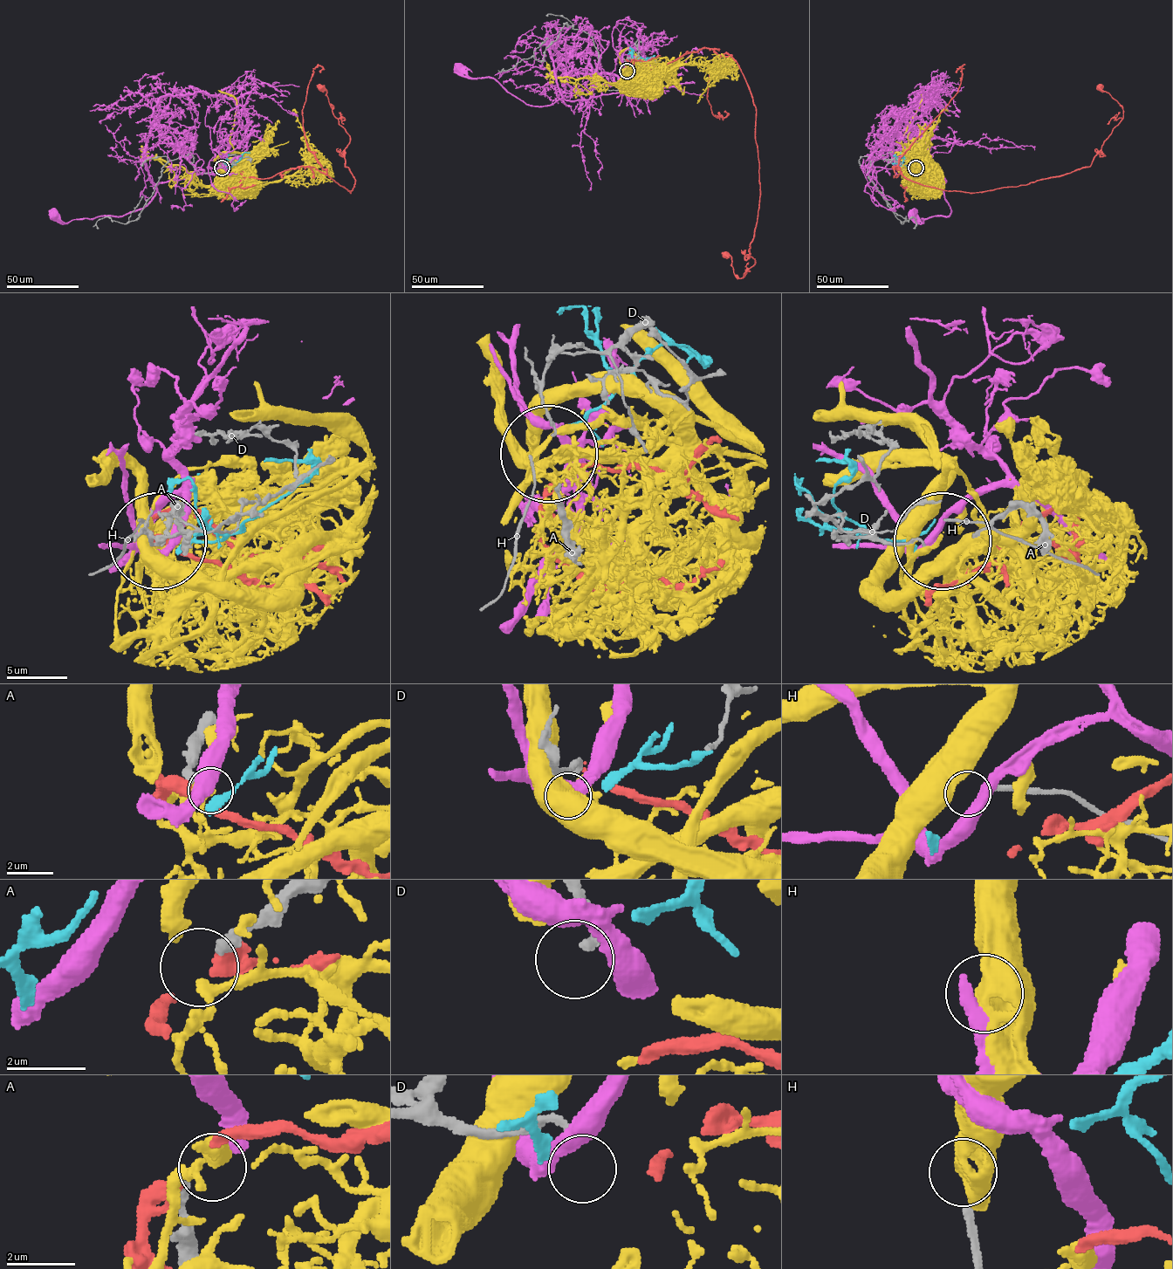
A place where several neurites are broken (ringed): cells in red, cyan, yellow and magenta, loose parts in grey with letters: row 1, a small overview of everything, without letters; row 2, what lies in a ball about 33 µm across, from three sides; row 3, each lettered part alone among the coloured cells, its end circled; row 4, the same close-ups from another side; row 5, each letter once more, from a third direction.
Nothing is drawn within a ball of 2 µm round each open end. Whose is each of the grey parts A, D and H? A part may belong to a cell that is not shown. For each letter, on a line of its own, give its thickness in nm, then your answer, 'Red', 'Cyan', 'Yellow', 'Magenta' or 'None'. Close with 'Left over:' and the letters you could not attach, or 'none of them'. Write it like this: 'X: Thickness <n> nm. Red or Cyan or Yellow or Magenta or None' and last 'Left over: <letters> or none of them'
A: Thickness 320 nm. None
D: Thickness 220 nm. None
H: Thickness 220 nm. None
Left over: A, D, H

